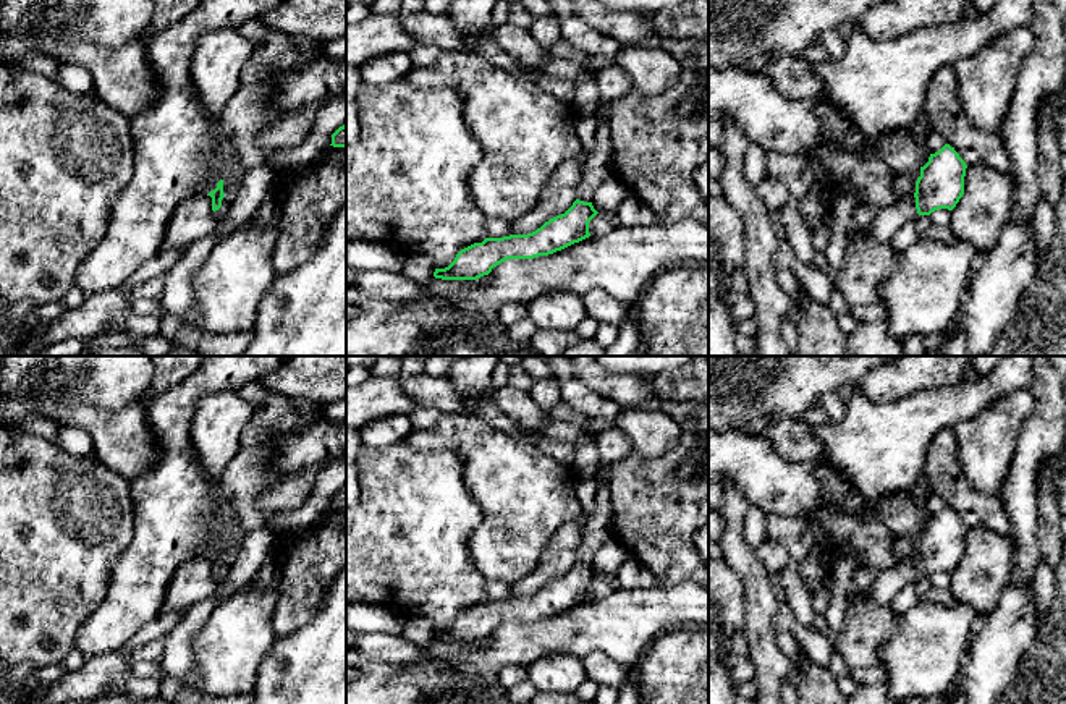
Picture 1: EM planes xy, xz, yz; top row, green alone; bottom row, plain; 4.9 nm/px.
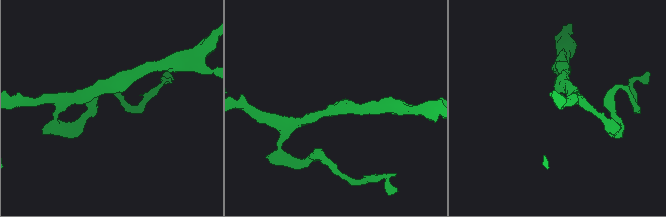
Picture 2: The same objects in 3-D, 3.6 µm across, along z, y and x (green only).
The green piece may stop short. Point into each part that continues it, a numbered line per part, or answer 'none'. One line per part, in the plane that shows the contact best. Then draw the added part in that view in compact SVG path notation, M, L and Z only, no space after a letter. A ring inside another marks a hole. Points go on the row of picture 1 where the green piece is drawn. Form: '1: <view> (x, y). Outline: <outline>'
1: yz (887, 220). Outline: M907 196L888 207L875 207L875 217L869 236L878 241L890 241L901 225L917 220L916 197Z

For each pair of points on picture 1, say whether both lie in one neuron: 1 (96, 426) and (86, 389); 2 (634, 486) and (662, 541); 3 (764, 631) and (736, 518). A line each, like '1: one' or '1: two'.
1: two
2: one
3: one

